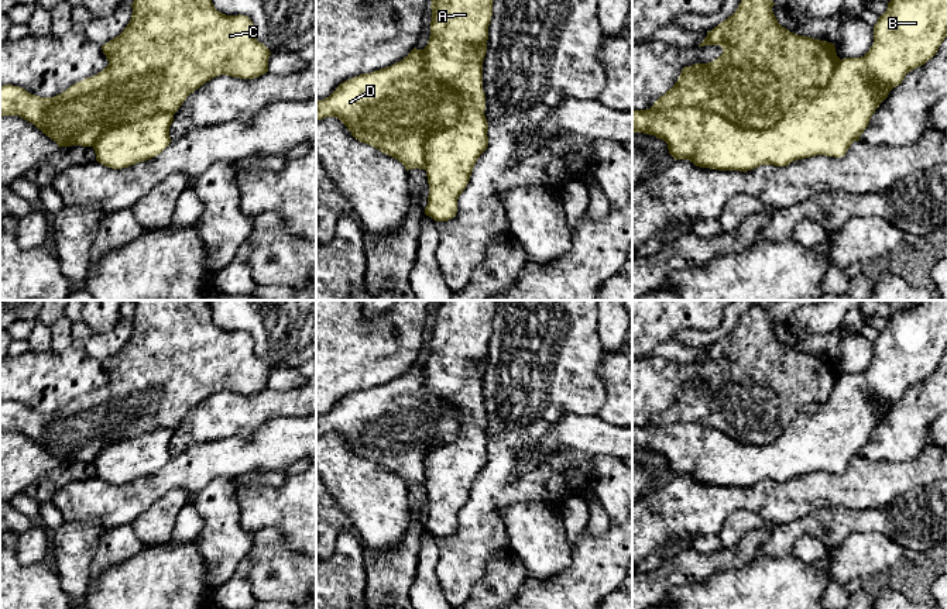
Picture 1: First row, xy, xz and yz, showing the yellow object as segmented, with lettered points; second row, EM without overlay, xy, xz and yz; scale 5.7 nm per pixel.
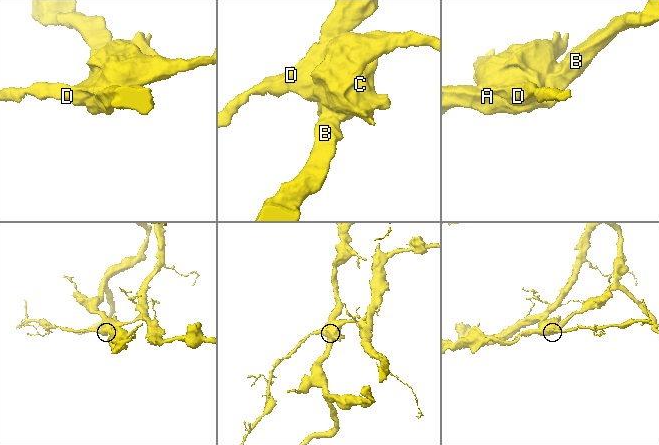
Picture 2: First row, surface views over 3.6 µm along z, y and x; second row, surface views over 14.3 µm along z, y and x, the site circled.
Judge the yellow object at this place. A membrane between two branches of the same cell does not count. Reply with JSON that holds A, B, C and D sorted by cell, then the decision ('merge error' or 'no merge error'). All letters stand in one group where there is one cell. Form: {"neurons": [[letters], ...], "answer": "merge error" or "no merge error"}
{"neurons": [["A", "B", "C", "D"]], "answer": "no merge error"}

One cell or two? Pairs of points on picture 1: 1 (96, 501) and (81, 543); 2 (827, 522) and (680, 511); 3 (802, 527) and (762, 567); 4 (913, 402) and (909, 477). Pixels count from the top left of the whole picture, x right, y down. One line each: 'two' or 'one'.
1: two
2: two
3: two
4: two

